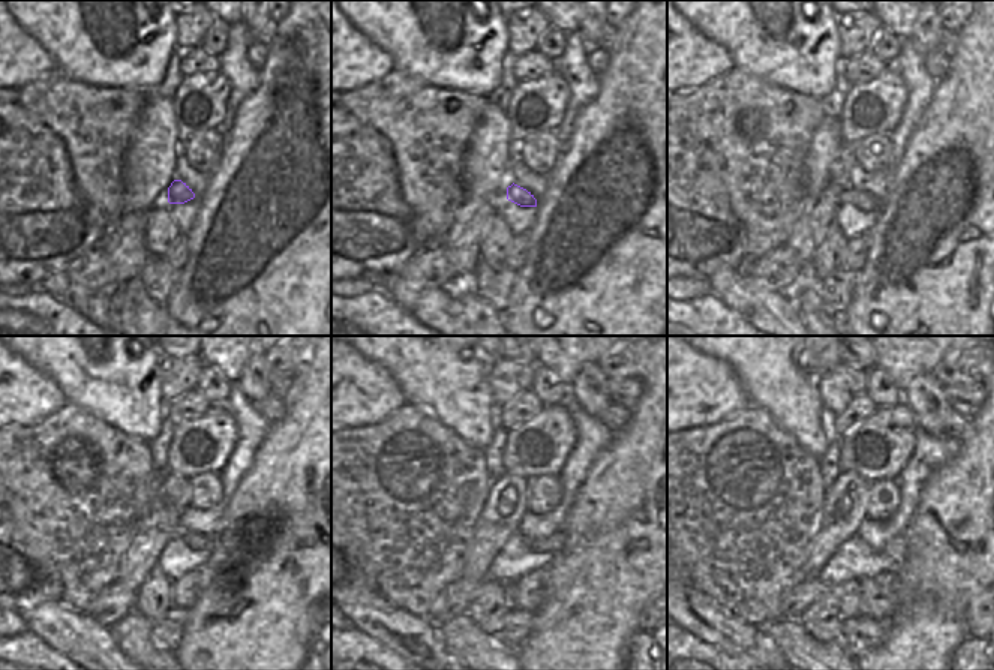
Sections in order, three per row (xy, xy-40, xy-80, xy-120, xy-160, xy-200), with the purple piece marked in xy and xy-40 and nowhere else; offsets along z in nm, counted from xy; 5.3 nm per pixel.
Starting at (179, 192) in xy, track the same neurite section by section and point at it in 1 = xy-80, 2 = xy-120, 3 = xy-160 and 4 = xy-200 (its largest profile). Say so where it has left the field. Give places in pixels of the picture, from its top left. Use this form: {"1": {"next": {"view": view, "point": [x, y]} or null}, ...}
{"1": {"next": {"view": "xy-80", "point": [864, 201]}}, "2": {"next": {"view": "xy-120", "point": [195, 541]}}, "3": {"next": {"view": "xy-160", "point": [555, 543]}}, "4": {"next": {"view": "xy-200", "point": [895, 549]}}}

